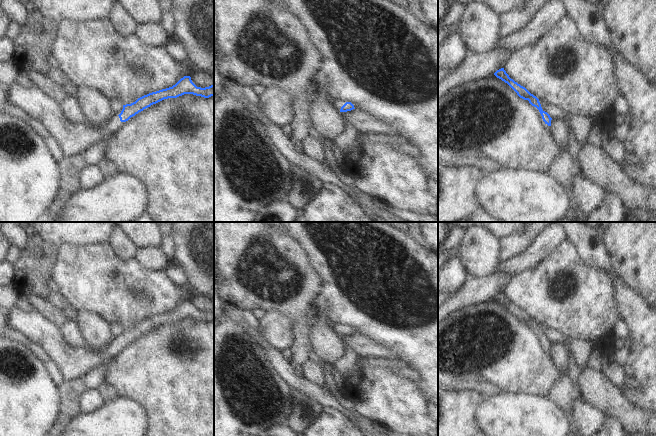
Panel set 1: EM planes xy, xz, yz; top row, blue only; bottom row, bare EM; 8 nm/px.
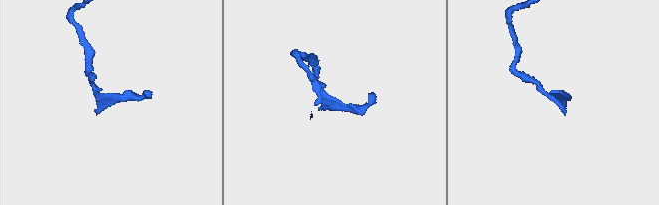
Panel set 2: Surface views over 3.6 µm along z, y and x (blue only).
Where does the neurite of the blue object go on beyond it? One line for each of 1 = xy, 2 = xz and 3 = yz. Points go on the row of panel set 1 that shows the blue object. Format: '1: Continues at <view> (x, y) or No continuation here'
1: Continues at xy (73, 139)
2: Continues at xz (338, 104)
3: No continuation here.

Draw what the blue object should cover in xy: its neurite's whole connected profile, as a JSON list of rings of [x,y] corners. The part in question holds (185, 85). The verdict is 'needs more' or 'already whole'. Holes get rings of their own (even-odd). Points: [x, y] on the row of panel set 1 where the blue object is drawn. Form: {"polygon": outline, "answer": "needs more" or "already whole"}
{"polygon": [[[184,76],[172,87],[149,93],[131,104],[123,105],[119,115],[113,115],[105,124],[94,126],[88,122],[74,124],[61,111],[59,104],[36,86],[24,88],[15,83],[7,86],[7,102],[36,118],[60,147],[63,155],[74,156],[83,153],[97,142],[106,140],[121,125],[144,109],[164,99],[193,94],[204,98],[214,96],[214,84],[197,87],[190,76]]], "answer": "needs more"}

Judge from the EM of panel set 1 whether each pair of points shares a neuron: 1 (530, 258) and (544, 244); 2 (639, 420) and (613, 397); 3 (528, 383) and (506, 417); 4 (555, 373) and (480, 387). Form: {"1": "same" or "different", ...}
{"1": "same", "2": "same", "3": "different", "4": "different"}

